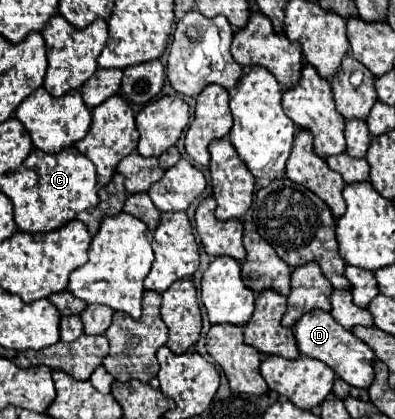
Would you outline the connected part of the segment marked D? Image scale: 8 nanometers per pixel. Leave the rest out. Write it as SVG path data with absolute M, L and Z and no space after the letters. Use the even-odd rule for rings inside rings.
M321 309L317 311L309 311L305 313L293 327L295 331L295 339L297 339L297 347L303 355L319 359L323 363L327 363L339 379L343 379L345 383L353 385L353 387L369 387L373 381L373 351L361 341L357 339L349 329L341 327L331 313L325 313Z

